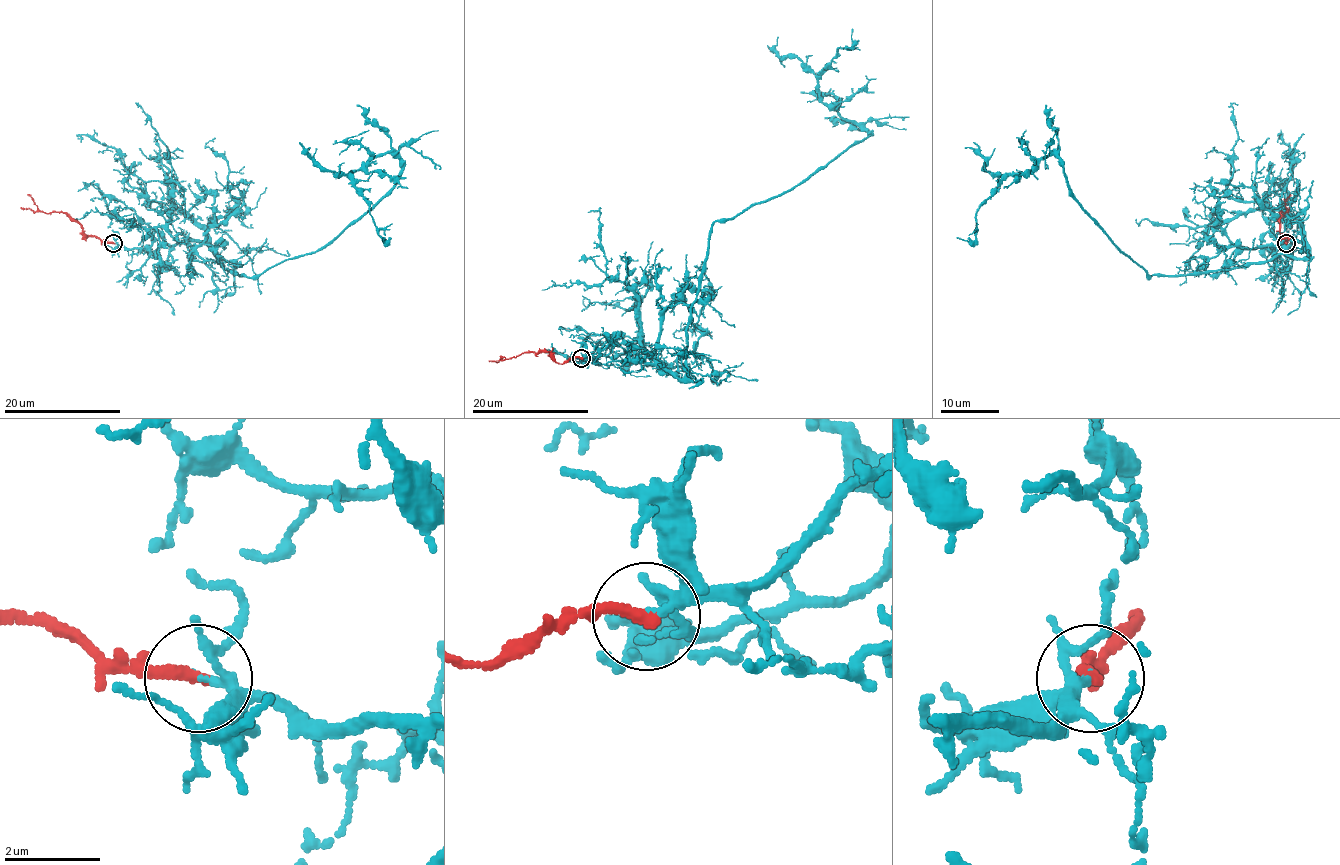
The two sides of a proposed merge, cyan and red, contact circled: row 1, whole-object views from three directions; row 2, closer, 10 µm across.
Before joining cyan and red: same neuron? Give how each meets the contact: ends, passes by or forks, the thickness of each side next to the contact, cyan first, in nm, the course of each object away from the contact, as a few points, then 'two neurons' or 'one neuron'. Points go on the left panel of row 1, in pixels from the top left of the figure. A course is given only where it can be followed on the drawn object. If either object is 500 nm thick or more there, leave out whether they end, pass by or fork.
cyan passes by; red ends; calibres 170 and 280 nm; course cyan (114, 243), (210, 245), (257, 277), (333, 242), (393, 186), (388, 153), (350, 175), (384, 237); course red (114, 243), (83, 232), (83, 227), (64, 213), (43, 213), (27, 195); one neuron

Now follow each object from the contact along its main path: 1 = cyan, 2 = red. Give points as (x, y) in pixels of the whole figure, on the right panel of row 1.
1: (1284, 243), (1150, 277), (1052, 153), (957, 237)
2: (1286, 243), (1292, 236), (1280, 232), (1280, 213), (1284, 213), (1289, 195)

